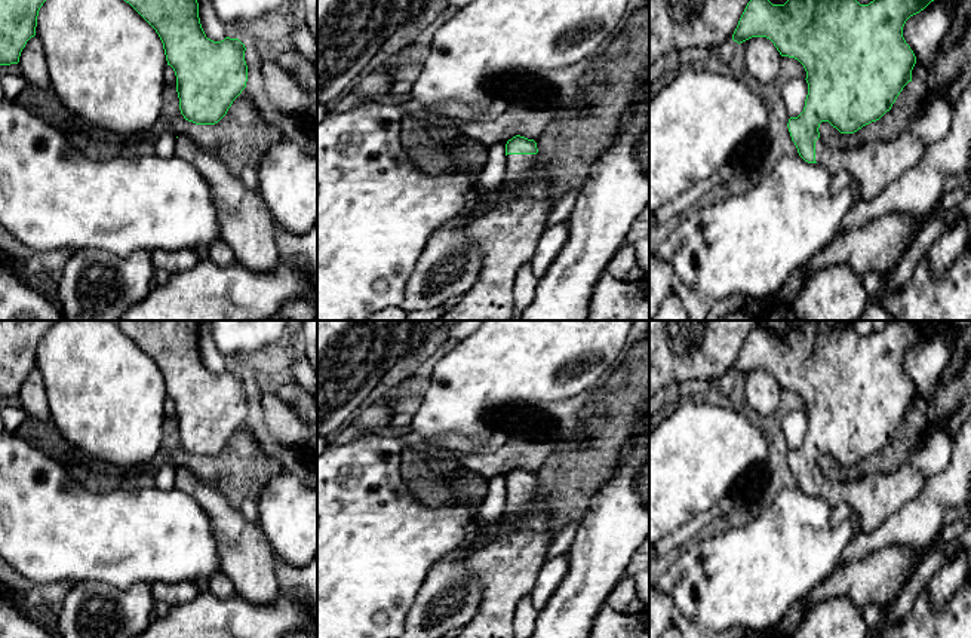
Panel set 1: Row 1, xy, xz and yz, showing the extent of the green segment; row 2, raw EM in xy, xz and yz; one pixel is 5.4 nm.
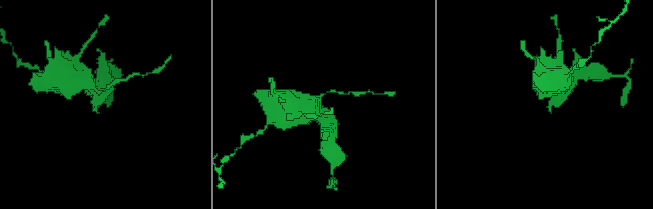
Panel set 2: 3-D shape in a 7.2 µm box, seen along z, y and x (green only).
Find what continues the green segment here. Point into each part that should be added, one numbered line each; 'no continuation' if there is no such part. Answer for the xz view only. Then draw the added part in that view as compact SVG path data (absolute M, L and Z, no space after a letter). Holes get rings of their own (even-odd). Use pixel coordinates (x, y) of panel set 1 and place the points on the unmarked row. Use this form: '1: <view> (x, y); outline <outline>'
1: xz (509, 566); outline M538 485L507 487L506 512L495 539L467 555L467 568L482 582L482 602L457 638L514 638L517 604L534 591L551 540L550 507L540 499Z

